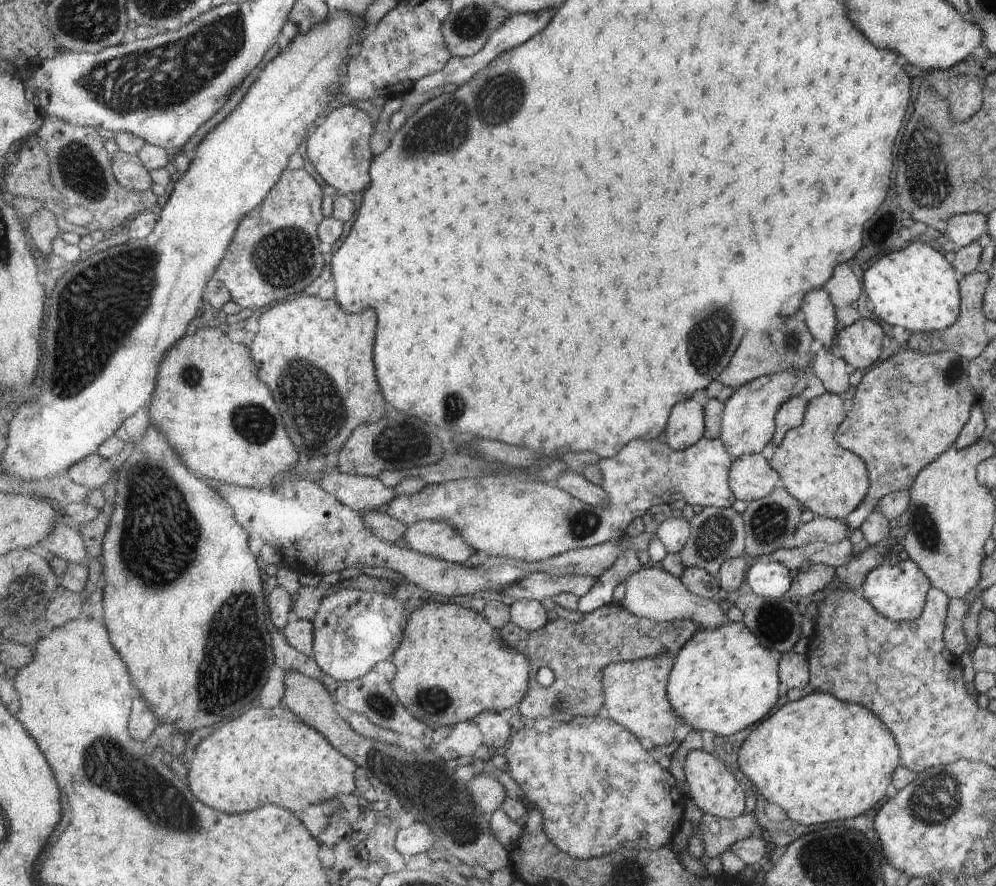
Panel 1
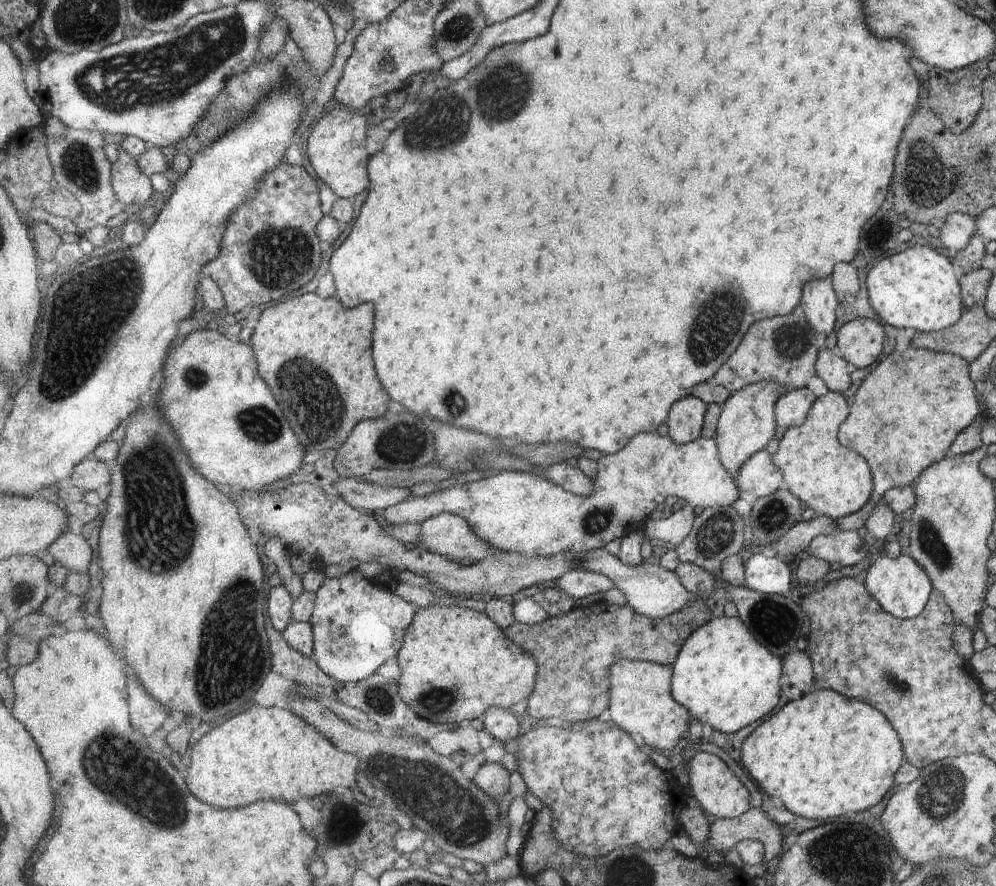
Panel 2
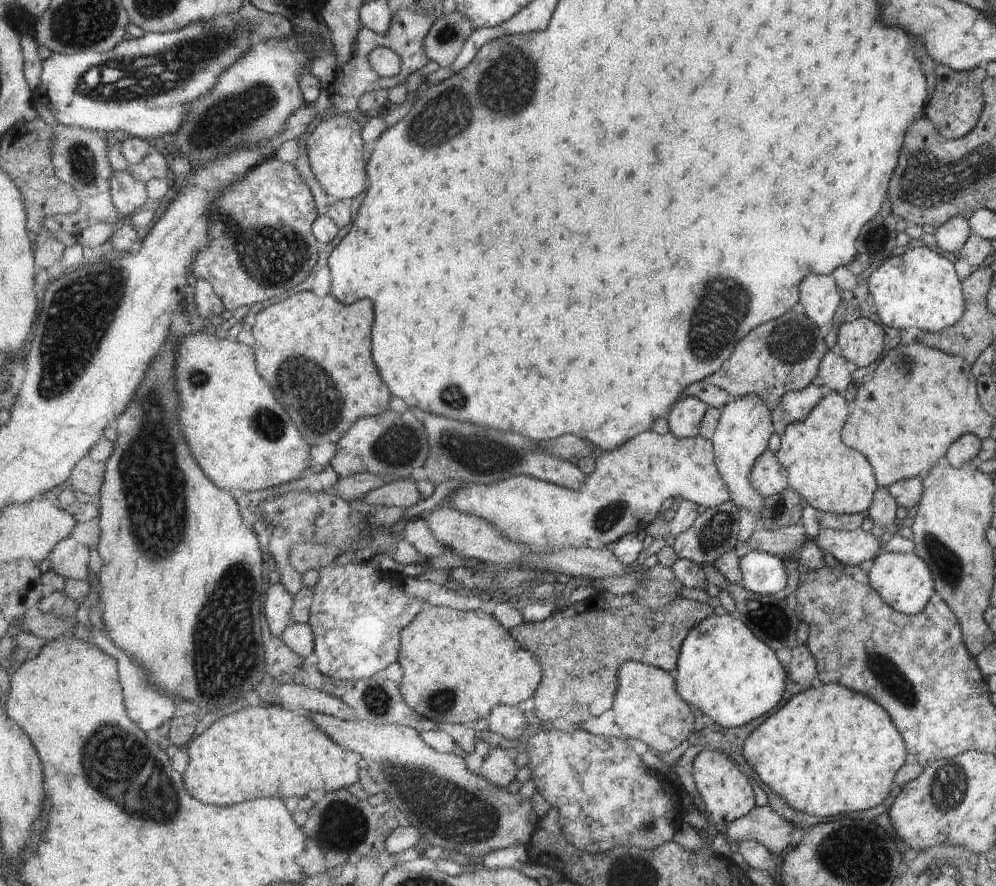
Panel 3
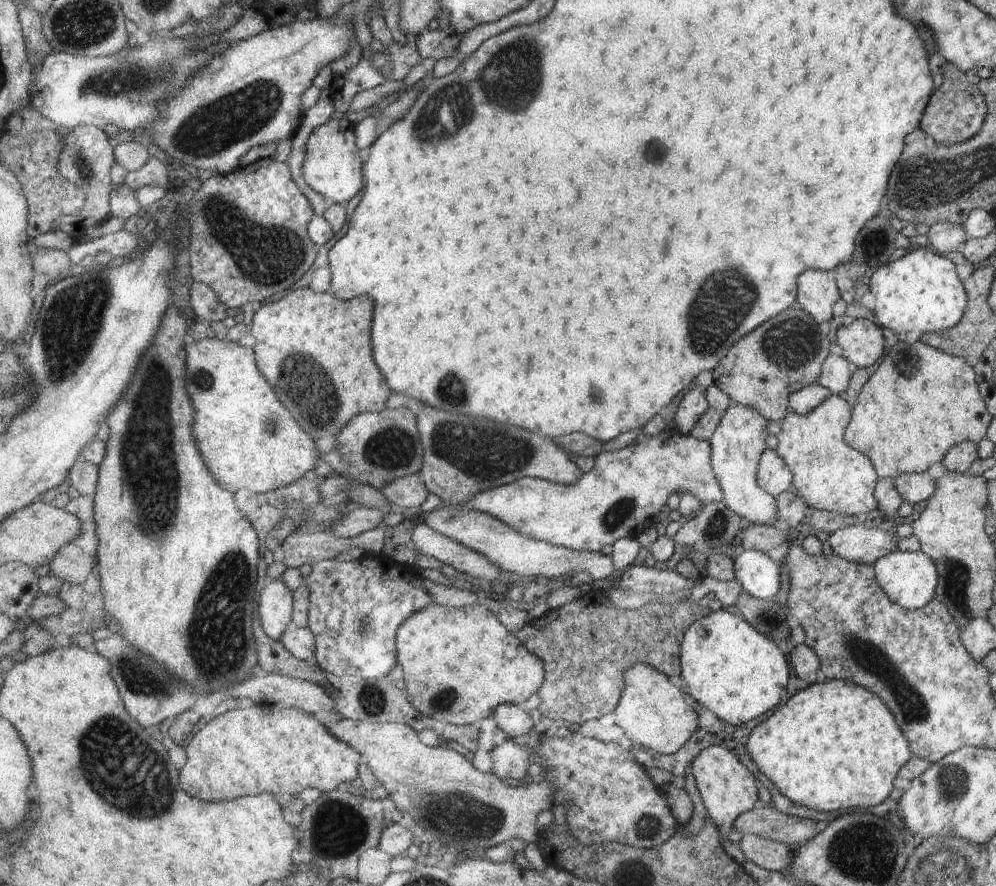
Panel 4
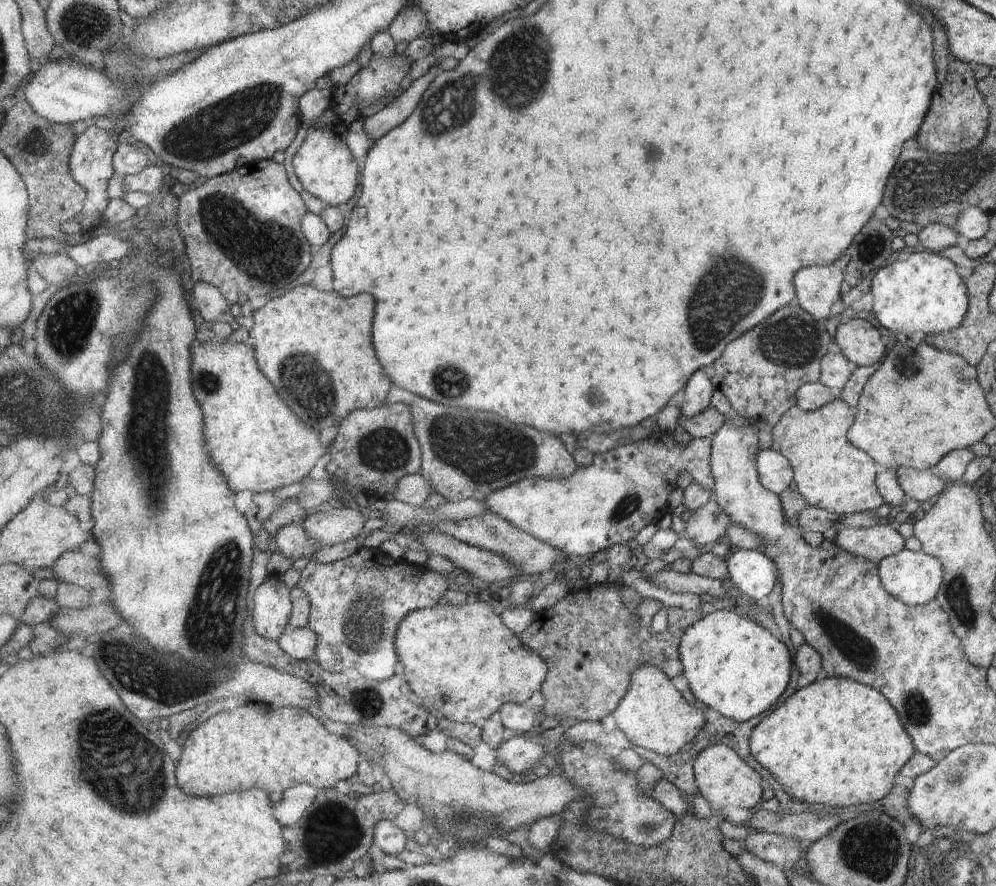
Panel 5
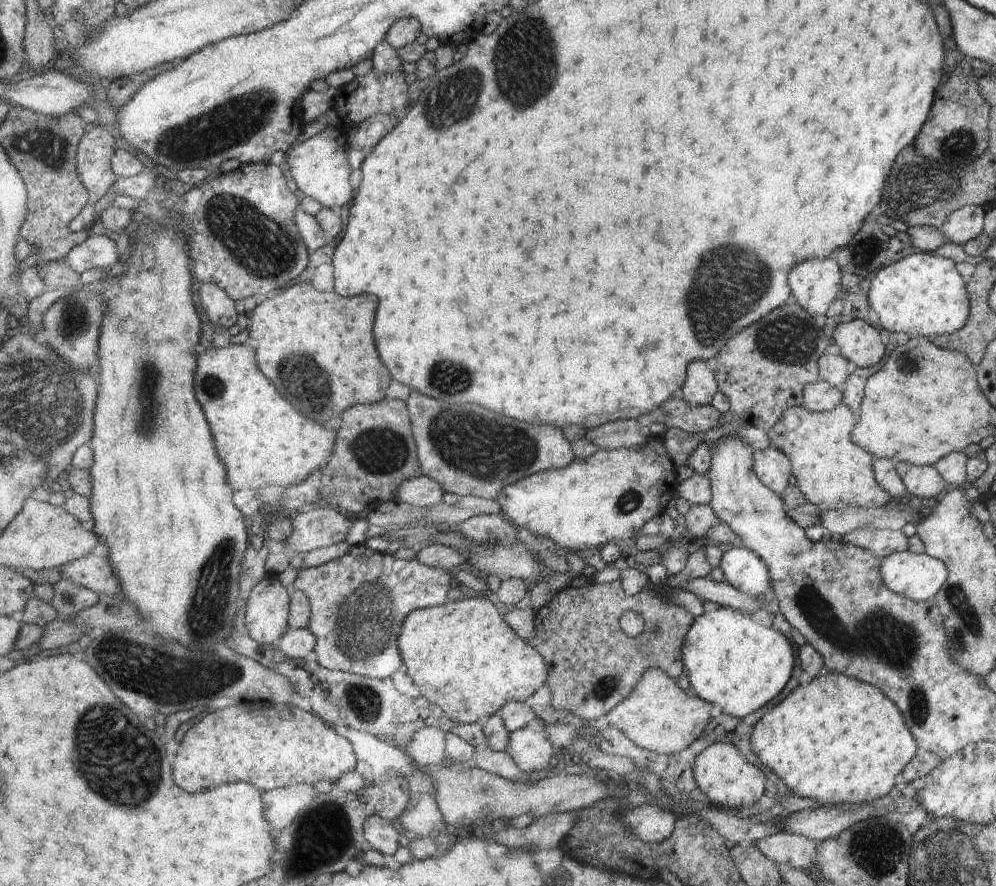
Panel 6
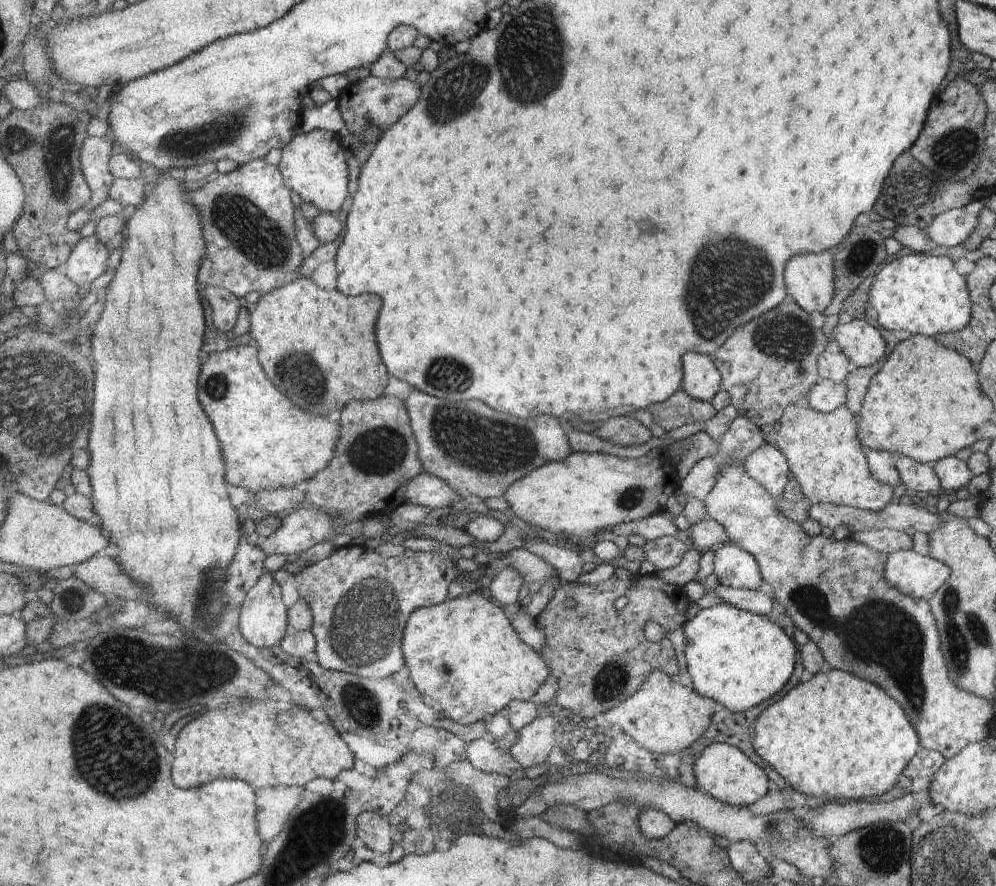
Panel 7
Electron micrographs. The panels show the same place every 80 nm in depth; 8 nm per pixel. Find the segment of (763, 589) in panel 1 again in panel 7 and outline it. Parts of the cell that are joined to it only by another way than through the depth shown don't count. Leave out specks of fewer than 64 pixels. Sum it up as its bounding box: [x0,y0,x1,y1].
[712,544,762,590]

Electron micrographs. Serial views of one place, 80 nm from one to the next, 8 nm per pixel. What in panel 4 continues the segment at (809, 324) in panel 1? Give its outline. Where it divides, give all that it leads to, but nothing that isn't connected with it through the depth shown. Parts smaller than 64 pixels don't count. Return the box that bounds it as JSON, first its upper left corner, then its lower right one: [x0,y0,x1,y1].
[796,270,839,323]

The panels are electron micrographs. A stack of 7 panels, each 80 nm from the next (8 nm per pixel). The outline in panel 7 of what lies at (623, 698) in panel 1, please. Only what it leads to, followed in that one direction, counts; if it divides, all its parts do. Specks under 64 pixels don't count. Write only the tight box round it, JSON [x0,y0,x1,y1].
[604,671,711,754]

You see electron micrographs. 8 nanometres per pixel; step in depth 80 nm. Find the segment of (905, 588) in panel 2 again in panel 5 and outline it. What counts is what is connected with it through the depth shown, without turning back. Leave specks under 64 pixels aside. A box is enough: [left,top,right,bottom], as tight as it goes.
[876,548,943,607]

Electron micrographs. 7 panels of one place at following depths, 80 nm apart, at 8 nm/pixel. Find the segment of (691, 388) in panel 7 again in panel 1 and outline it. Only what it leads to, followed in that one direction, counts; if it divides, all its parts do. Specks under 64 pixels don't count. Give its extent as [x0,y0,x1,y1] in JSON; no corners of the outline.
[666,399,704,451]

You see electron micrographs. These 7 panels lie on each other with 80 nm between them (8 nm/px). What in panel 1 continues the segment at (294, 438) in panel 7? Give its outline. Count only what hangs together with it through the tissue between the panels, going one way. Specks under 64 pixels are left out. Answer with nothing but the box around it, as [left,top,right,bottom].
[148,327,303,488]

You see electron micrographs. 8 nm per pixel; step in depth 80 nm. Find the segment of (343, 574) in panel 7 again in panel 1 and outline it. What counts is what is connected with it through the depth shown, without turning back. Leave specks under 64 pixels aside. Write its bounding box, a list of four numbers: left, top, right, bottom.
[314,586,409,682]

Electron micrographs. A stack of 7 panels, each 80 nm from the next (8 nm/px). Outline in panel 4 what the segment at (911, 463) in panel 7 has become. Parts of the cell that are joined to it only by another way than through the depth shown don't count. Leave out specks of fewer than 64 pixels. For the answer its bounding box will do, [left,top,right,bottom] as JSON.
[892,471,934,504]

